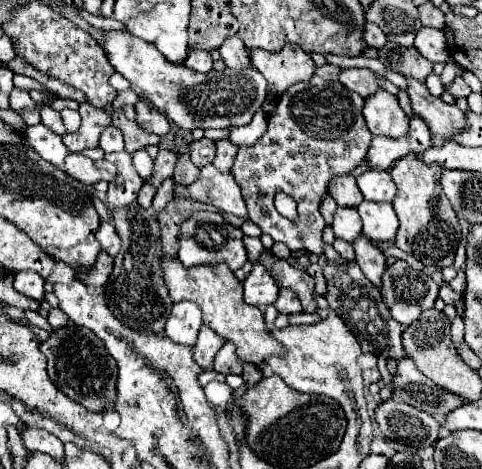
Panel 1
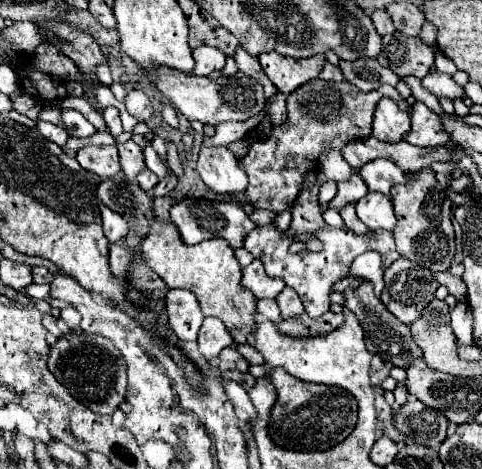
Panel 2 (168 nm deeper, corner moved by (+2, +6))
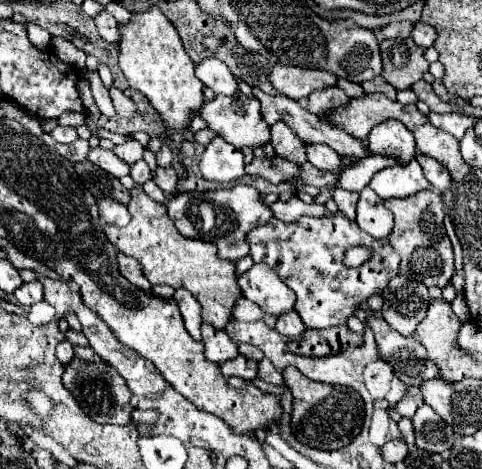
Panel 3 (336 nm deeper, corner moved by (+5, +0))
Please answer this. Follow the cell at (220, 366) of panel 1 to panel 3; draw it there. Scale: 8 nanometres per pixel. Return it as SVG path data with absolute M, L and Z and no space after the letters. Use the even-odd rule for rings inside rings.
M238 356L234 360L222 362L220 368L222 368L222 374L224 376L238 376L242 380L254 380L256 378L258 362L256 360L250 360L250 358L244 358L244 356Z

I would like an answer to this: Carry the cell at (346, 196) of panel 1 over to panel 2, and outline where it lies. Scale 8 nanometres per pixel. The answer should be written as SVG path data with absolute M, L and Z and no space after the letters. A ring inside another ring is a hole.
M327 148L321 156L319 156L319 168L327 174L329 180L333 182L341 182L341 180L349 180L353 174L353 168L343 160L339 150L331 150Z

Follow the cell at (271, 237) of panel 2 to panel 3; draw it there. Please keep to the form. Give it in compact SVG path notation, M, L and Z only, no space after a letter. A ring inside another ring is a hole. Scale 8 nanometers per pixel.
M336 212L332 218L302 216L292 224L272 218L268 224L258 226L248 234L248 246L254 262L268 264L280 276L280 280L294 290L294 310L306 328L322 330L346 324L346 318L354 312L354 308L358 308L360 302L368 300L372 294L382 294L388 280L398 274L398 256L388 238L376 240L368 236L356 222L346 220L340 212ZM356 246L368 248L372 258L360 268L348 268L344 264L344 256Z

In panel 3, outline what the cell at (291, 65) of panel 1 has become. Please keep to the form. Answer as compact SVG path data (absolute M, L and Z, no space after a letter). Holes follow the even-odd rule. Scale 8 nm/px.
M276 64L270 70L268 80L272 82L274 90L292 98L300 100L306 98L310 92L336 84L336 76L328 74L324 70L308 70L308 68L296 68L296 66L282 66Z

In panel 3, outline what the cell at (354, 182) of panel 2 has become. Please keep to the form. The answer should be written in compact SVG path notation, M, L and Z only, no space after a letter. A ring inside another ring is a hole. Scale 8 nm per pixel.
M370 154L370 158L362 158L354 164L350 164L338 178L338 188L348 188L348 190L356 190L360 194L360 190L364 190L370 182L370 178L380 170L380 168L388 168L396 166L396 158L386 157L382 154Z

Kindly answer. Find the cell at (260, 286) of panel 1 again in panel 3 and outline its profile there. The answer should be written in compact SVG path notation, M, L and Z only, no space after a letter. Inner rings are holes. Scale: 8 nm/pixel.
M254 264L248 272L238 276L238 286L242 294L256 302L266 314L280 316L282 312L294 308L294 294L280 282L276 272L272 272L264 264Z

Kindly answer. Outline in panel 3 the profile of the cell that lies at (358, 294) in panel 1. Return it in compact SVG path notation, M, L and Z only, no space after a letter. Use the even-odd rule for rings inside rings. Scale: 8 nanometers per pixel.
M374 310L366 312L366 326L372 328L374 340L378 346L378 354L384 362L394 368L394 374L412 388L418 388L424 380L436 378L438 374L434 362L426 356L424 346L414 338L404 338L396 334Z

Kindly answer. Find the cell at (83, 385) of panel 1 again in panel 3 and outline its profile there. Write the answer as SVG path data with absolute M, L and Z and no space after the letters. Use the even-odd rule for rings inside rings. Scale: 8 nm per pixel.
M72 358L66 366L64 366L64 374L62 374L62 382L64 386L74 394L76 402L80 404L80 408L98 424L128 424L130 422L130 414L132 414L132 404L130 404L130 390L124 382L124 378L116 372L116 368L104 360L100 362L86 362L80 358Z

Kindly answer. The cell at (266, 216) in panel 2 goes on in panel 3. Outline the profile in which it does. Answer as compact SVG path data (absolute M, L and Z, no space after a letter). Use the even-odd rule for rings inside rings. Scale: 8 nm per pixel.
M296 194L288 200L288 202L282 202L282 200L276 200L272 206L270 206L274 218L290 224L294 220L298 220L300 216L314 216L314 218L322 218L324 212L326 212L326 206L320 206L320 204L306 204L302 202Z

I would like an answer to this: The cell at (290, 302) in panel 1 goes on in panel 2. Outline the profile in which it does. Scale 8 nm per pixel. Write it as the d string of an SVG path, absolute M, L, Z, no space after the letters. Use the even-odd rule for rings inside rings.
M285 286L285 290L275 300L279 304L279 310L281 310L283 318L293 318L293 316L301 316L303 314L303 304L301 304L297 292L293 292L293 288Z

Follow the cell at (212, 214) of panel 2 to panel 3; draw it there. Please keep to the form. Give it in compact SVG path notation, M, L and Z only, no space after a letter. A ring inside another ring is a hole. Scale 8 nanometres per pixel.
M234 186L230 190L214 192L184 192L168 200L168 216L178 232L186 238L198 238L218 246L218 256L230 262L248 254L246 234L272 218L268 206L262 204L260 194L252 186Z

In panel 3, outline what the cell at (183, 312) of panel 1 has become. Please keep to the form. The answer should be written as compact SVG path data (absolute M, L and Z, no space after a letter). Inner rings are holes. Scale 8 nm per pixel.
M178 288L176 294L174 294L174 300L180 308L180 314L184 318L184 326L188 330L188 334L194 338L194 340L200 340L200 304L198 300L184 288Z

